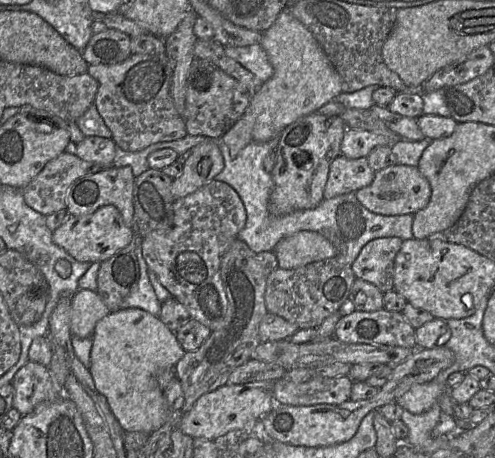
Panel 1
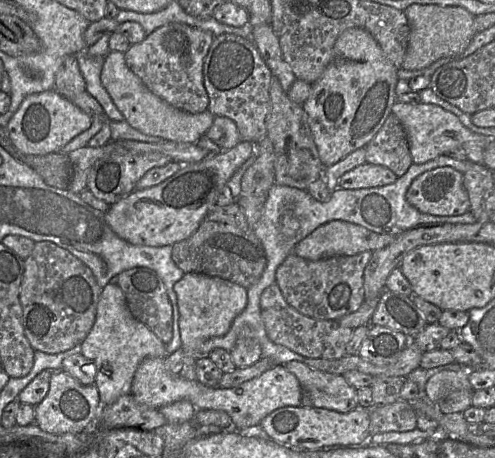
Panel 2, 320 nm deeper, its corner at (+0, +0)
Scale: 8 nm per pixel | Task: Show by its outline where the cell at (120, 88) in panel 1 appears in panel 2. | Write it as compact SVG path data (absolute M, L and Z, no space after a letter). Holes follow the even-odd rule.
M171 23L147 35L144 41L125 52L128 67L153 92L172 106L196 114L208 109L203 66L215 36L184 23Z

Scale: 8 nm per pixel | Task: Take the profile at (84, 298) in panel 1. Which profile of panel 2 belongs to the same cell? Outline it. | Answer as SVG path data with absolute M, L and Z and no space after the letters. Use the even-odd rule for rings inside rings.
M111 283L102 289L95 323L80 346L81 354L92 360L96 366L94 385L103 405L112 404L120 396L130 394L134 374L144 359L167 357L166 344L145 324L133 317L122 289Z

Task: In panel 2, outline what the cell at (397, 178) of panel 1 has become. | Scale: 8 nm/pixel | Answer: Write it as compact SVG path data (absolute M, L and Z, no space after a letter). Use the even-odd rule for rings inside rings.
M449 166L426 171L415 178L406 200L419 212L434 216L463 215L470 210L463 174Z

